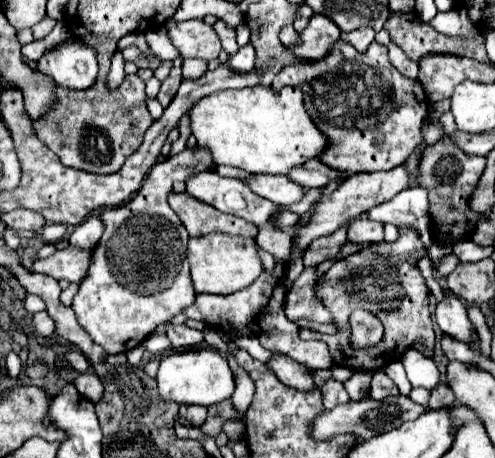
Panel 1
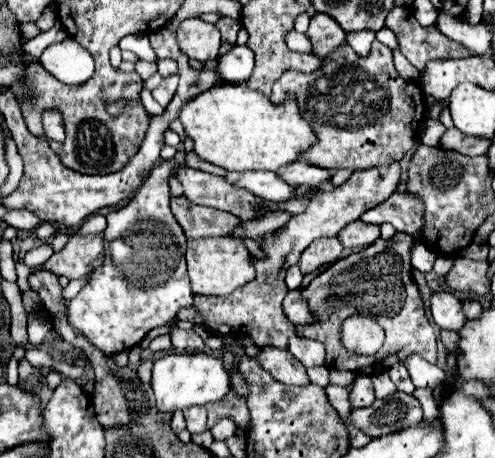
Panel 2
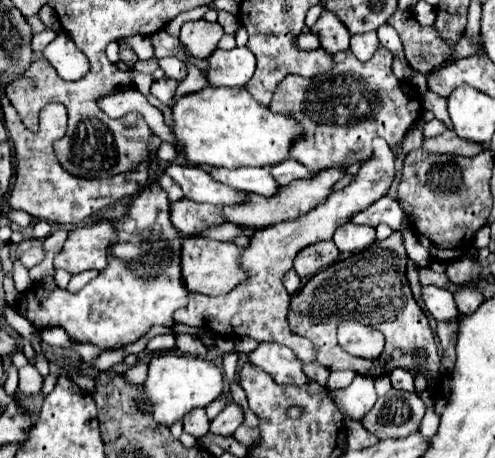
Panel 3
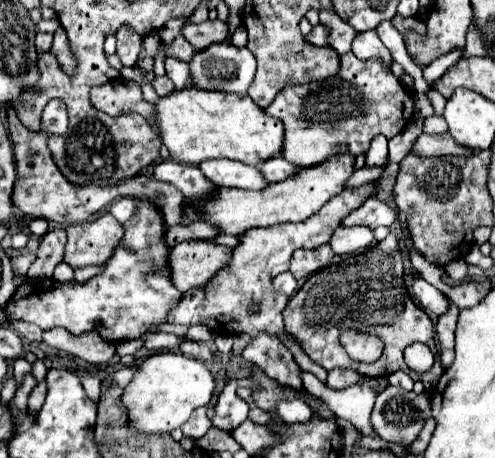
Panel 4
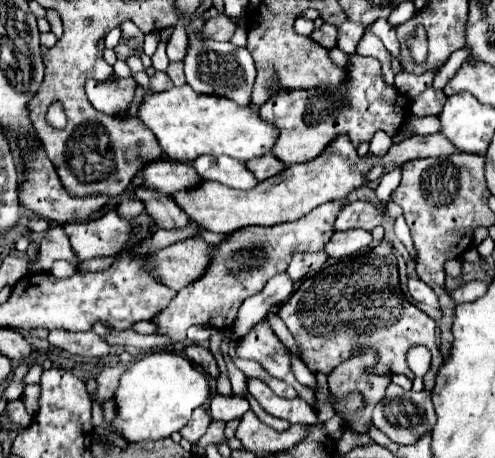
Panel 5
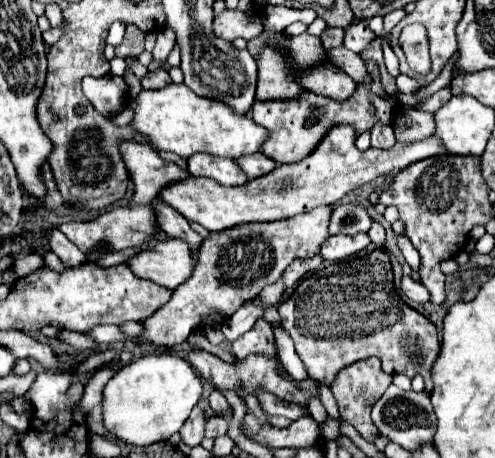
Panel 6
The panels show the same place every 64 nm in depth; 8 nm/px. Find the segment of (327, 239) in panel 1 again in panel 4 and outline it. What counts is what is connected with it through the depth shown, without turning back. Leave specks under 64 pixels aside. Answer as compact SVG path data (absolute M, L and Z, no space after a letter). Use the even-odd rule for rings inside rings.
M324 244L322 248L316 248L316 250L296 250L292 256L292 262L290 262L290 272L294 274L296 280L310 278L320 268L328 266L332 258L334 258L334 252L330 250L328 244Z

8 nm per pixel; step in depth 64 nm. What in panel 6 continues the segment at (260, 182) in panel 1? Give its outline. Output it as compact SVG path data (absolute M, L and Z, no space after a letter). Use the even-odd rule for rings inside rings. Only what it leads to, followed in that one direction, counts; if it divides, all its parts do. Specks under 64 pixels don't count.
M198 152L188 158L188 172L192 176L212 178L224 186L240 186L248 182L248 176L236 166L234 160L210 156L204 152Z

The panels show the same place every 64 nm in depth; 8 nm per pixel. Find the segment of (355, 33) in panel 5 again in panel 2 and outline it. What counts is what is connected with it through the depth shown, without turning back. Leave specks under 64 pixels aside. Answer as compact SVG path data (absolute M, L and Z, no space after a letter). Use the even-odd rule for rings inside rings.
M316 14L310 20L310 28L308 28L306 36L314 44L312 52L320 58L330 56L336 48L340 48L340 44L346 44L346 32L340 28L340 24L336 24L334 20L328 20L328 16L320 16L320 14Z

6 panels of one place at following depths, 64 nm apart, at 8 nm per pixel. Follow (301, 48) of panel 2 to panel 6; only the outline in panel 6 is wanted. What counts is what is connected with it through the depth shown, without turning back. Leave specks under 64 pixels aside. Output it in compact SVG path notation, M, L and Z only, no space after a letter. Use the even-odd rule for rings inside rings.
M326 28L324 34L320 36L322 44L326 50L332 50L332 48L342 48L344 46L344 28Z

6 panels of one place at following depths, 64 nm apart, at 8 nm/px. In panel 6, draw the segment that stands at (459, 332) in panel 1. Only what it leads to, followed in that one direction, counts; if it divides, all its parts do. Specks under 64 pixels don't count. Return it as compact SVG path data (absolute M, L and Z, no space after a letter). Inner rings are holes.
M404 276L404 278L400 280L398 292L400 292L402 296L406 296L408 300L418 302L418 304L424 304L424 302L430 300L430 294L428 294L428 290L422 286L422 282L418 282L418 280L410 278L410 276Z

